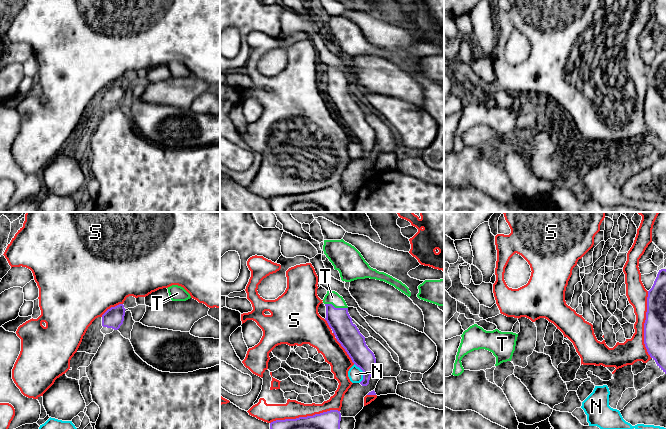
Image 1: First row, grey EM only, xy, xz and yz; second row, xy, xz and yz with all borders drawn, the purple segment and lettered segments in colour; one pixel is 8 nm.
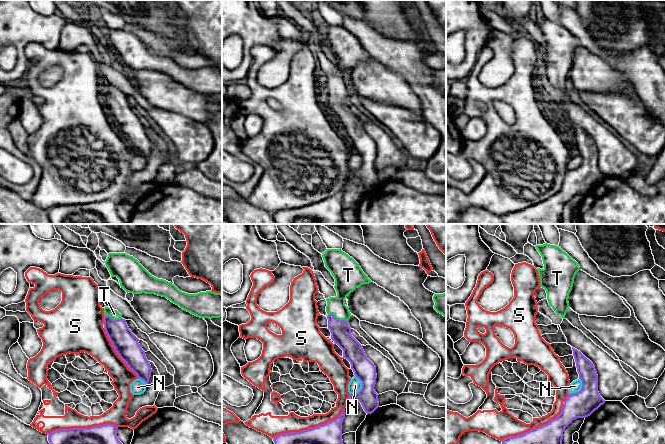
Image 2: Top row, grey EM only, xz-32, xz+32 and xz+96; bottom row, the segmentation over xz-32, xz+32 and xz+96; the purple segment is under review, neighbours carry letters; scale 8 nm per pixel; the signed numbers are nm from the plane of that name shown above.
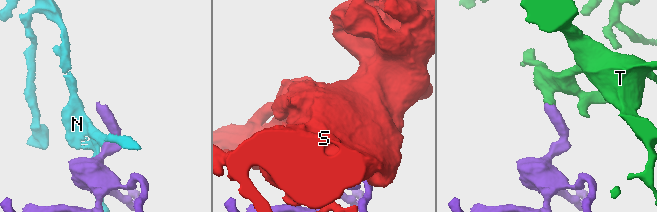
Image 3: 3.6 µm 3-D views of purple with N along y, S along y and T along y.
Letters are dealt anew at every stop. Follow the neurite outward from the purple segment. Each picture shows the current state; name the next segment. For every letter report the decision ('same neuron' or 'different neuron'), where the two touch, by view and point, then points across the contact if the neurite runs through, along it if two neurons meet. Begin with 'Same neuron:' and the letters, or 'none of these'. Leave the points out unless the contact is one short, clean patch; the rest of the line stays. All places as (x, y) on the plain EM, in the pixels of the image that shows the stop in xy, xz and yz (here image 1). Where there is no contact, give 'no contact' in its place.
Same neuron: T
N: different neuron; contact xz (363, 149); border xz (354, 139), (362, 147), (362, 156), (360, 158)
S: different neuron; contact xz (304, 193)
T: same neuron; contact xz (336, 84); way xz (347, 110), (337, 93), (336, 84), (332, 73)

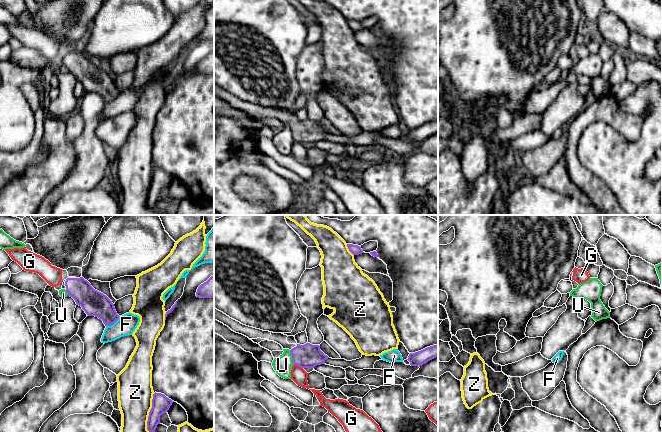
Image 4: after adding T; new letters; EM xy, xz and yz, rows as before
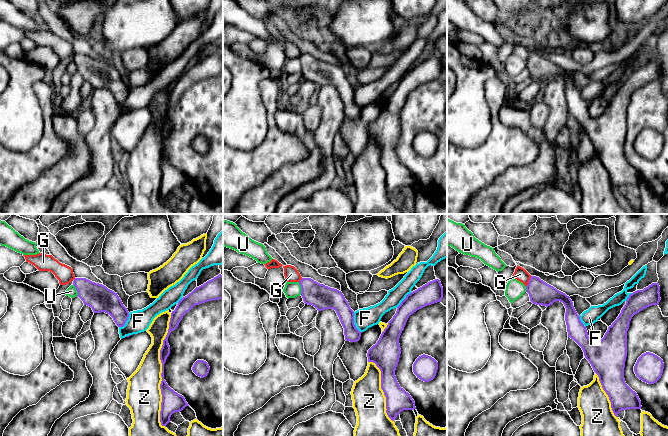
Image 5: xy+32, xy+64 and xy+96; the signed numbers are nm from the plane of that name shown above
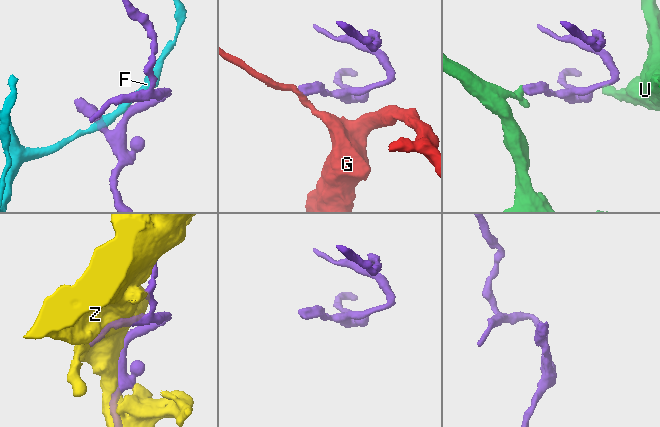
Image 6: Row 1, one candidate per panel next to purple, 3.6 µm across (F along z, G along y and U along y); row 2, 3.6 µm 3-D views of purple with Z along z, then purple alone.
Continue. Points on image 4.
Same neuron: none of these
F: different neuron; contact xy (113, 99)
G: different neuron; contact xz (298, 141)
U: different neuron; contact xz (292, 133)
Z: different neuron; contact xy (149, 190)

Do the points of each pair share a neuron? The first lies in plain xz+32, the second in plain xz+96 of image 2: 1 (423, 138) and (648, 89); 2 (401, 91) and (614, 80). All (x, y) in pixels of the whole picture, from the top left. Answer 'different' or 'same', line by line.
1: different
2: same

